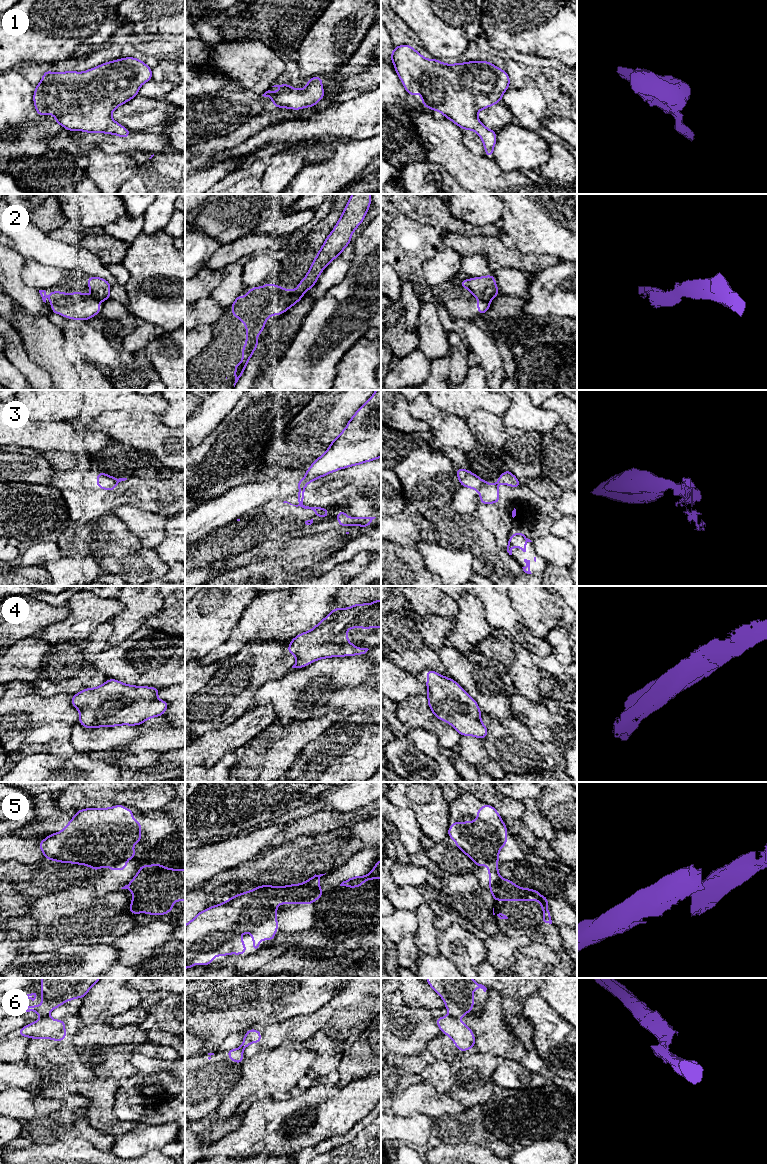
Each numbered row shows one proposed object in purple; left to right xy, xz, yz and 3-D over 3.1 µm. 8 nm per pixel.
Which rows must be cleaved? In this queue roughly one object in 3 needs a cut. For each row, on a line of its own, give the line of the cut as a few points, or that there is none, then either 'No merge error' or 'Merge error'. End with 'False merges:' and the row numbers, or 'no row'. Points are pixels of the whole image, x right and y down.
1: No split. No merge error
2: Split along xz (294, 291), (290, 305), (286, 309). Merge error
3: Split along xz (317, 477), (312, 479), (304, 478), (298, 486). Merge error
4: No split. No merge error
5: Split along xz (311, 879), (310, 885), (322, 894). Merge error
6: Split along xy (46, 1015), (43, 1017). Merge error
False merges: 2, 3, 5, 6

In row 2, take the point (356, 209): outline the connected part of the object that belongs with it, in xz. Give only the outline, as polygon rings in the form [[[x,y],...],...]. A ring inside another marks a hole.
[[[371,194],[351,195],[339,221],[327,236],[314,261],[311,263],[310,270],[297,285],[287,310],[299,302],[307,290],[314,287],[324,268],[340,256],[342,251],[348,246],[353,232],[363,222],[370,205]]]

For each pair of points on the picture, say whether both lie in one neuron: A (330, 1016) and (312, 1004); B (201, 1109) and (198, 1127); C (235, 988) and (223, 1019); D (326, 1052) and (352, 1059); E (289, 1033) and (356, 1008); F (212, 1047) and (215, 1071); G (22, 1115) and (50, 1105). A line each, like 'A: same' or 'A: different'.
A: different
B: different
C: same
D: different
E: same
F: different
G: same

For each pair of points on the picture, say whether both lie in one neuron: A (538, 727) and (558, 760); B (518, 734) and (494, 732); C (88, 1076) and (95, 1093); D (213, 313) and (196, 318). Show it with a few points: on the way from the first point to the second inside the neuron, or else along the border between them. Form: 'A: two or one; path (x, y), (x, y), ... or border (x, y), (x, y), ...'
A: two; border (527, 729), (537, 740), (548, 742), (559, 750)
B: one; path (512, 732), (500, 732)
C: two; border (99, 1079), (76, 1083)
D: one; path (209, 313), (200, 314)

